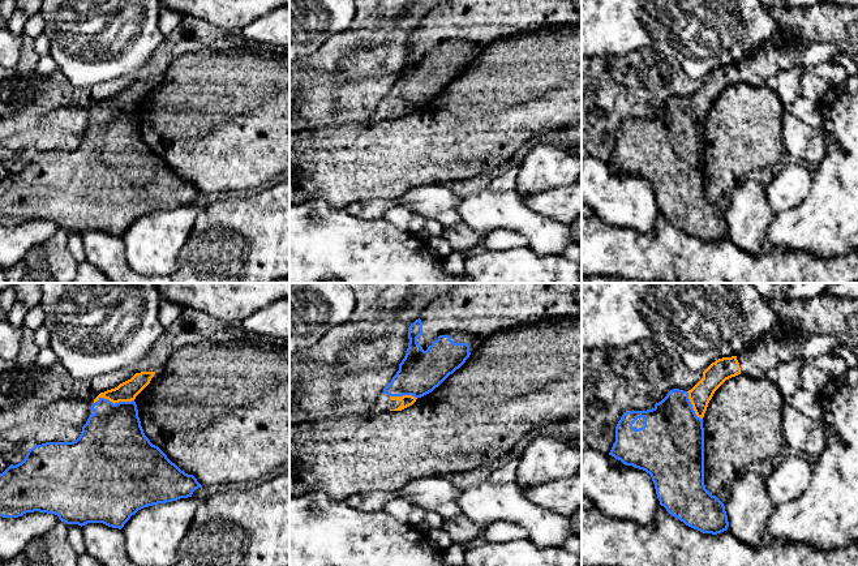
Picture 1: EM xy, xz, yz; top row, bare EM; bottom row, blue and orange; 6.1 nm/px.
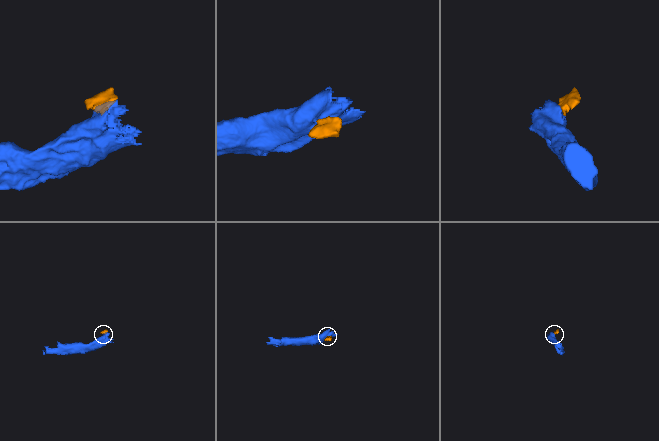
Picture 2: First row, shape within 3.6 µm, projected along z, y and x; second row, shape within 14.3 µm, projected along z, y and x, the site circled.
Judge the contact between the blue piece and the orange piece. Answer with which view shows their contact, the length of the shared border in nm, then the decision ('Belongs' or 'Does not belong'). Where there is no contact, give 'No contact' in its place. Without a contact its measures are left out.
Touches blue in xy. Shared border 240 nm. Belongs

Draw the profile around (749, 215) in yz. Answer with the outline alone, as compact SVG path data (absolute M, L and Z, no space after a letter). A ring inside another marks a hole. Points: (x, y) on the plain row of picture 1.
M743 180L729 194L730 202L724 211L728 237L752 256L768 256L775 245L768 240L768 228L775 213L765 198L765 186L755 180Z

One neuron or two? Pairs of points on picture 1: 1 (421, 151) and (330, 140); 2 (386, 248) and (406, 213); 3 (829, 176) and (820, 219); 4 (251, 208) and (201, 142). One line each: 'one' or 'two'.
1: one
2: two
3: one
4: two

